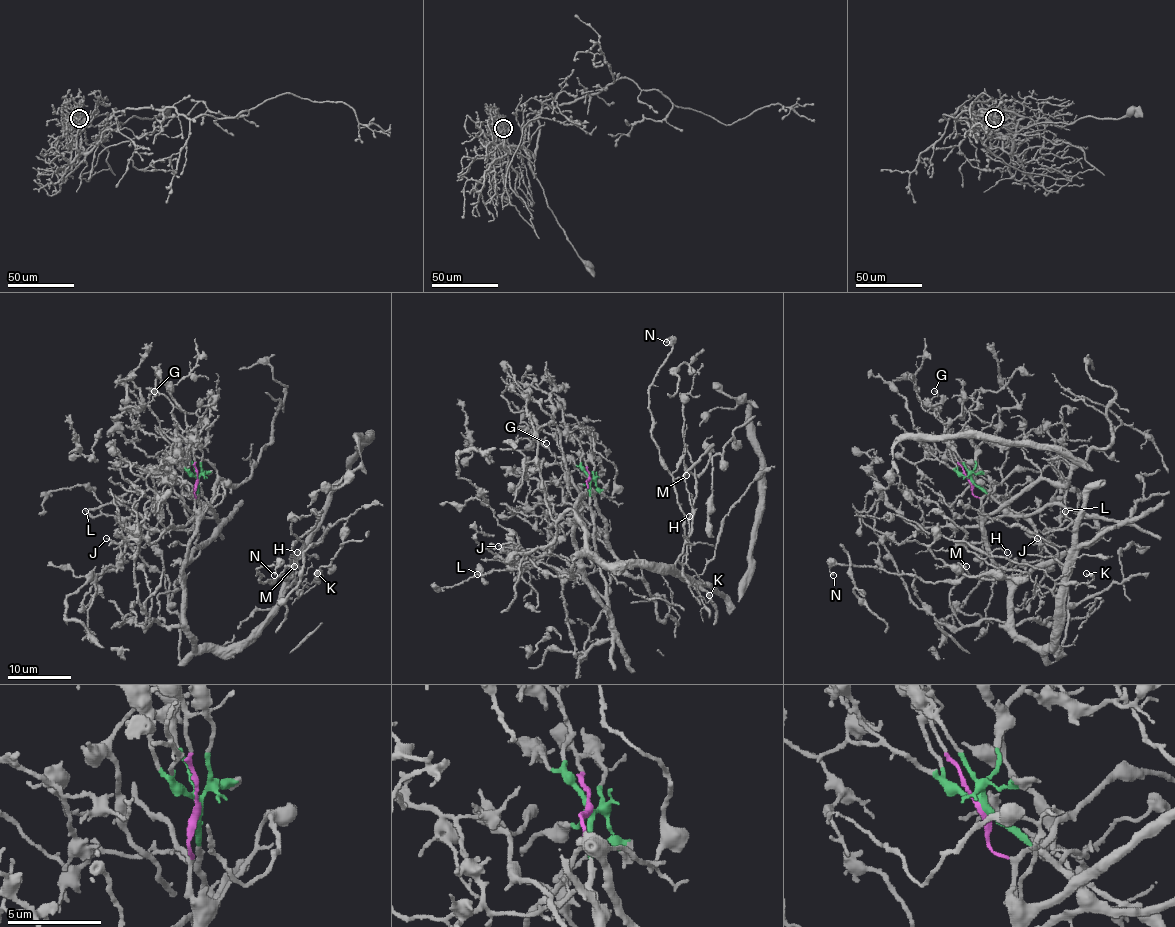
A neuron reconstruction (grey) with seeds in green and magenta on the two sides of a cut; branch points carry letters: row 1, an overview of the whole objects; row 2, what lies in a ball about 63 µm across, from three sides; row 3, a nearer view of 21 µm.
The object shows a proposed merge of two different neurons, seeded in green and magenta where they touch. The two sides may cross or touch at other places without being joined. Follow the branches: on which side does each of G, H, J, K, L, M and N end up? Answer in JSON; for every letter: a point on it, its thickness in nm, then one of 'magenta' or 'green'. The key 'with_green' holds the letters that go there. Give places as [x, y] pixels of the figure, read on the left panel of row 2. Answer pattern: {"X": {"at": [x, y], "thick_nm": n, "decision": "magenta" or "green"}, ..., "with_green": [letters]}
{"G": {"at": [154, 391], "thick_nm": 160, "decision": "green"}, "H": {"at": [297, 552], "thick_nm": 120, "decision": "magenta"}, "J": {"at": [106, 538], "thick_nm": 170, "decision": "green"}, "K": {"at": [317, 573], "thick_nm": 80, "decision": "magenta"}, "L": {"at": [85, 511], "thick_nm": 190, "decision": "green"}, "M": {"at": [294, 566], "thick_nm": 150, "decision": "magenta"}, "N": {"at": [274, 575], "thick_nm": 130, "decision": "magenta"}, "with_green": ["G", "J", "L"]}

